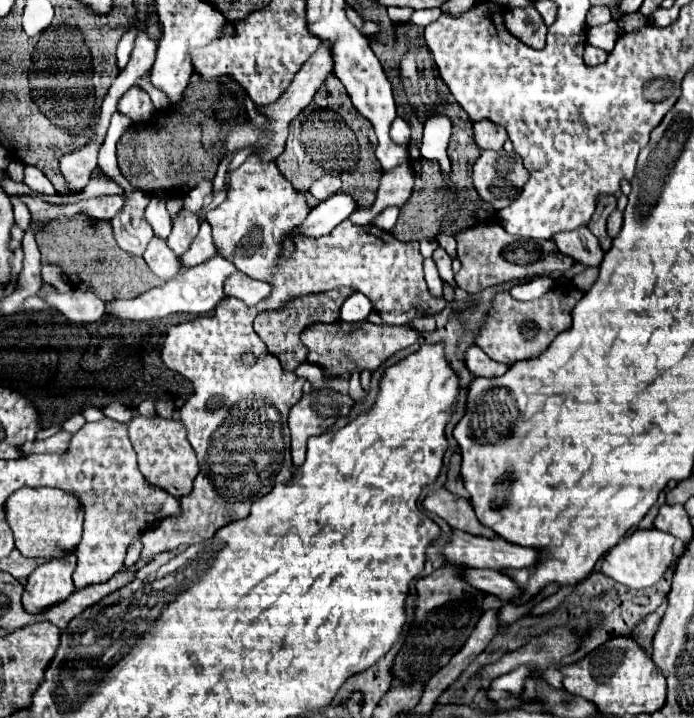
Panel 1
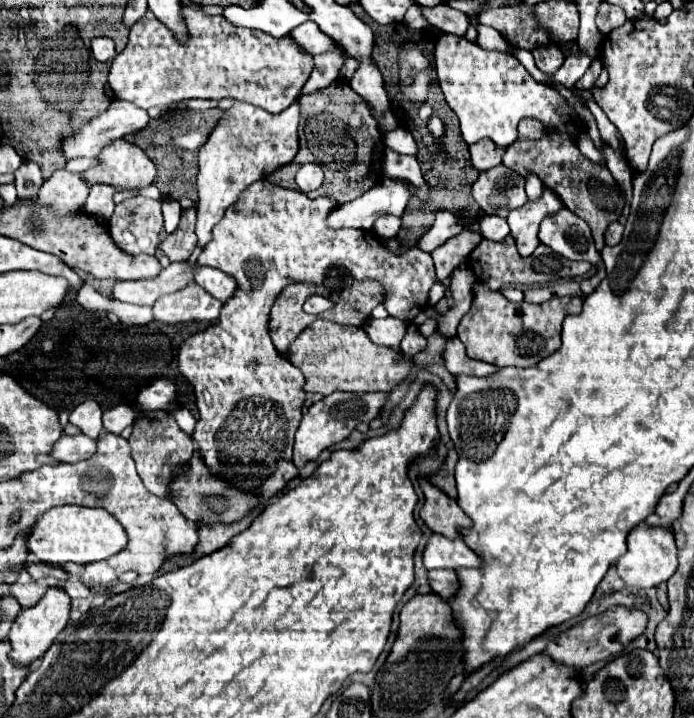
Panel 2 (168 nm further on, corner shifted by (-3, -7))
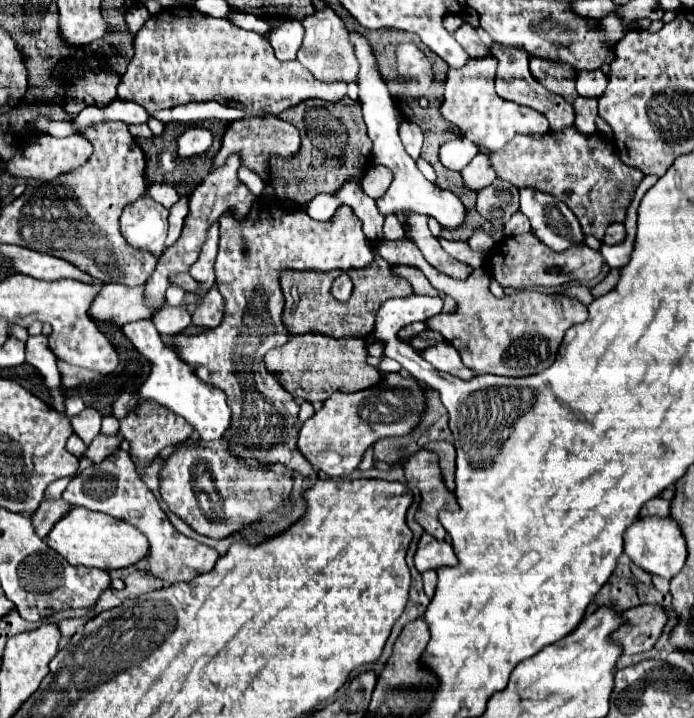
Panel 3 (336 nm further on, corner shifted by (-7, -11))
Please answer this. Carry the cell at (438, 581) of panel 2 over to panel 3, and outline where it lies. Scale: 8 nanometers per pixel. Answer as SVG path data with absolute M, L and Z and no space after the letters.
M427 571L427 573L423 573L423 587L425 587L427 597L433 597L433 595L435 595L435 587L437 587L437 571Z

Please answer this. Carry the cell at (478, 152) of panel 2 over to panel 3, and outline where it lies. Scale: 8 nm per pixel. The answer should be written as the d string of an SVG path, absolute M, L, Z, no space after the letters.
M481 151L471 159L471 163L461 171L461 175L463 175L465 185L473 191L483 189L483 187L487 187L489 183L493 183L497 179L497 173L491 165L489 155L481 153Z

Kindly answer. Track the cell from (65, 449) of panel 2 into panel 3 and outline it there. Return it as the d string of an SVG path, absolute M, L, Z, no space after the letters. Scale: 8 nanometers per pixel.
M99 433L99 435L87 445L83 457L89 459L89 461L93 461L93 463L101 463L107 455L111 455L111 451L115 451L115 449L119 447L119 443L121 443L121 437L119 437L119 435L109 437L109 435Z

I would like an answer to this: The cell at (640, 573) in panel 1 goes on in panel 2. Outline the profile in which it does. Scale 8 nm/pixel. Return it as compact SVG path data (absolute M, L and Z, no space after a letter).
M635 525L627 535L627 553L617 561L619 577L639 589L649 589L665 583L677 569L677 547L673 539L673 531L667 527L651 527L651 525Z

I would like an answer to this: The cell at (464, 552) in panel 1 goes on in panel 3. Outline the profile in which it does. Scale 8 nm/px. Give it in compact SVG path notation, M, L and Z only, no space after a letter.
M423 533L419 541L419 549L415 553L415 567L419 573L439 567L453 567L459 565L459 559L453 551L453 545L449 541L437 541L429 533Z

